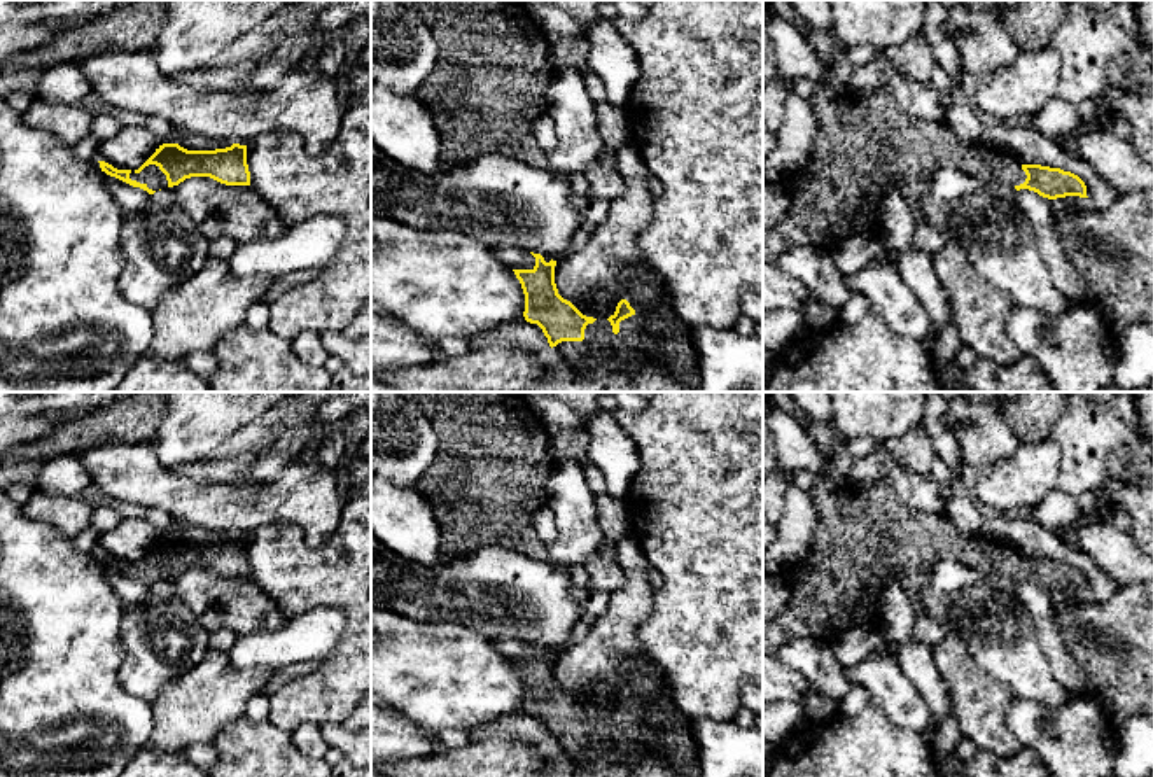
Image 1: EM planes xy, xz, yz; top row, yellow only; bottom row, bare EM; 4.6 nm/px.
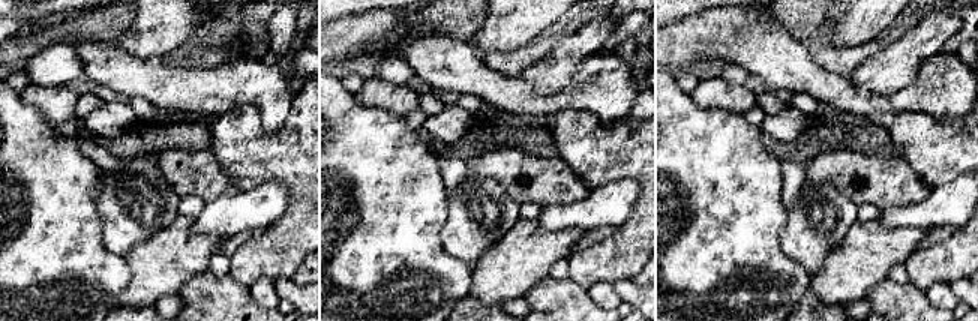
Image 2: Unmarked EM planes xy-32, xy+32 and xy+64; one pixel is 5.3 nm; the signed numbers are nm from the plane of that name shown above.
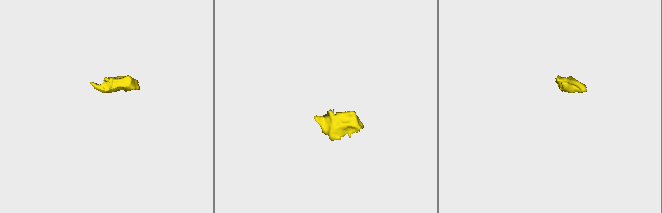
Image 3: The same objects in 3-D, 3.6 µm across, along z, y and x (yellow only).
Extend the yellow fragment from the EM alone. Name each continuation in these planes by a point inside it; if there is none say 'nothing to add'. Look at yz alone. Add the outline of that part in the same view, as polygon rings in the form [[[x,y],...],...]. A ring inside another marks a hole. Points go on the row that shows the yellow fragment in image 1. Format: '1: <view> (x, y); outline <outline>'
1: yz (863, 142); outline [[[815,82],[810,103],[819,117],[814,150],[800,172],[780,182],[791,205],[775,228],[763,231],[763,261],[775,264],[786,252],[805,243],[833,254],[849,236],[880,236],[882,198],[892,180],[912,205],[915,222],[922,224],[922,201],[941,168],[959,168],[973,177],[1013,187],[1027,178],[1013,158],[978,142],[961,140],[947,121],[920,121],[908,116],[889,84],[871,94],[845,93],[829,98],[822,82]]]

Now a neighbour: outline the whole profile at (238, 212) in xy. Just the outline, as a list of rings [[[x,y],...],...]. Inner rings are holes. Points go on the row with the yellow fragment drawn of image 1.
[[[191,177],[168,187],[163,203],[180,206],[208,240],[226,236],[240,245],[250,240],[275,238],[287,229],[276,212],[250,186],[226,186],[210,177]]]

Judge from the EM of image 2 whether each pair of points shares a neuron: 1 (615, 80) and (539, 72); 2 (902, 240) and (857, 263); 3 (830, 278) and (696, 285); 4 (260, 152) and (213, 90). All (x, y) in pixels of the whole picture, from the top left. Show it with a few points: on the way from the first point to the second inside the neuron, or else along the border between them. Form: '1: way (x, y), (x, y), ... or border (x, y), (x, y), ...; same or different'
1: border (600, 54), (585, 57), (563, 87), (540, 92); different
2: way (891, 246), (875, 248), (867, 254); same
3: border (809, 275), (810, 288); different
4: border (212, 120), (233, 108), (251, 105), (261, 126); different

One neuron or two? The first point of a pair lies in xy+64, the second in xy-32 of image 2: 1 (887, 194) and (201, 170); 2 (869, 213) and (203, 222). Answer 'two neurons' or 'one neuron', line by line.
1: one neuron
2: two neurons

